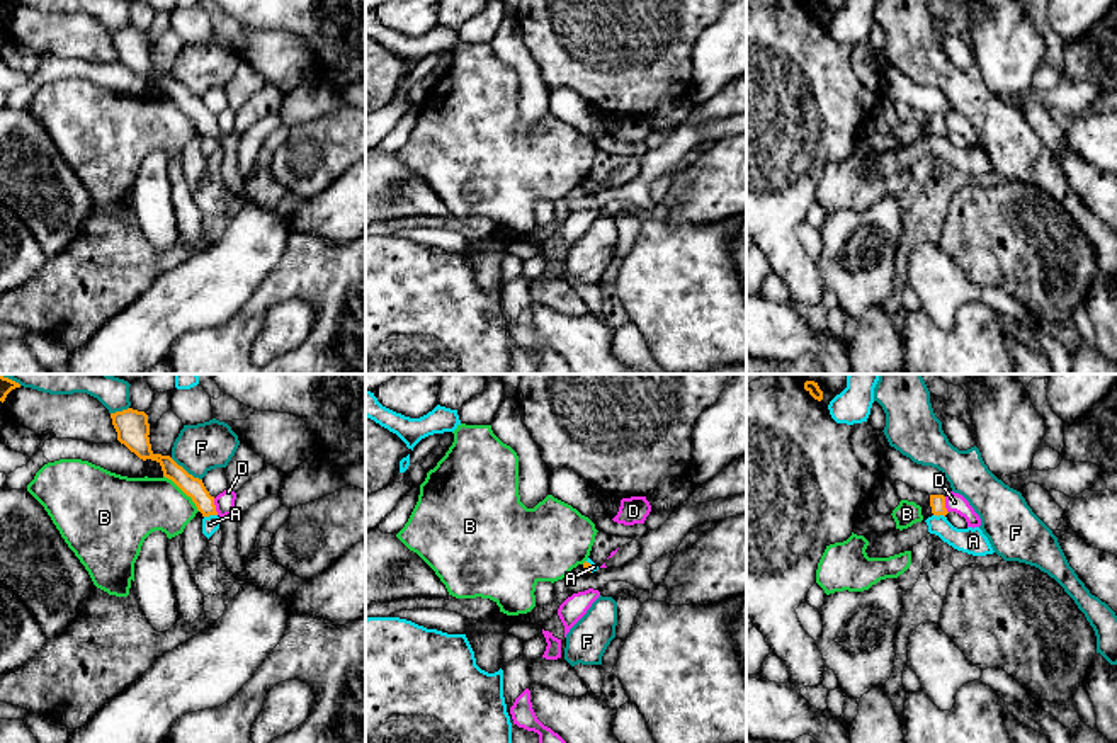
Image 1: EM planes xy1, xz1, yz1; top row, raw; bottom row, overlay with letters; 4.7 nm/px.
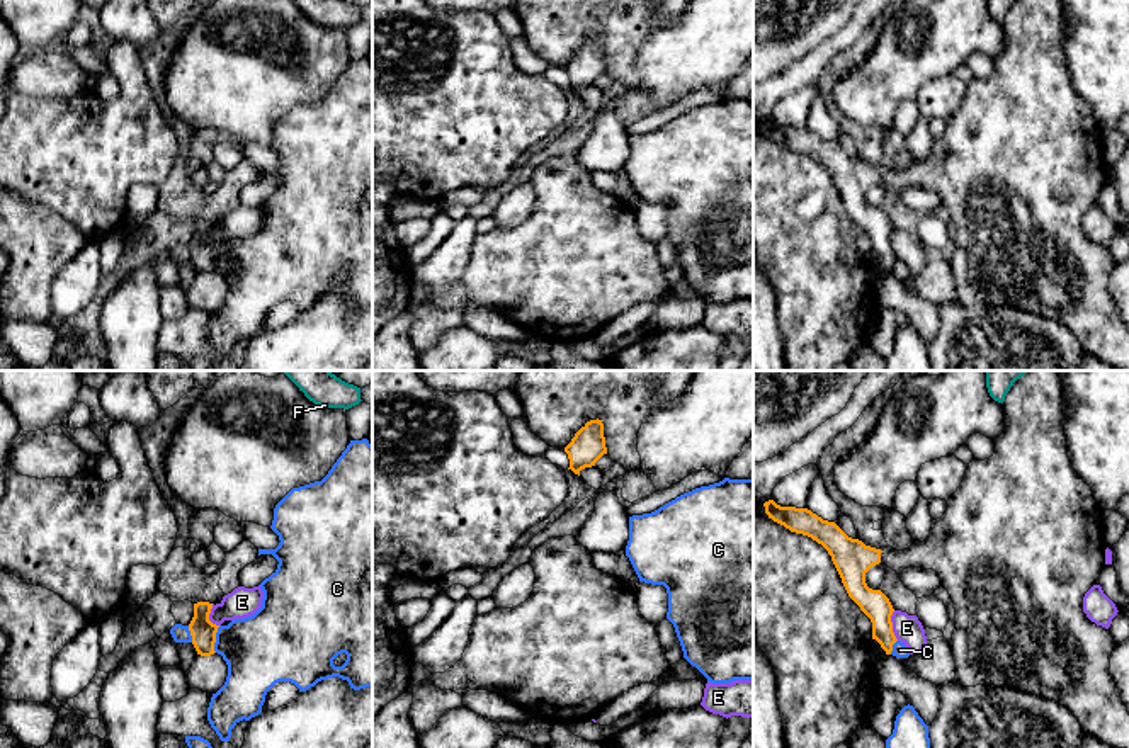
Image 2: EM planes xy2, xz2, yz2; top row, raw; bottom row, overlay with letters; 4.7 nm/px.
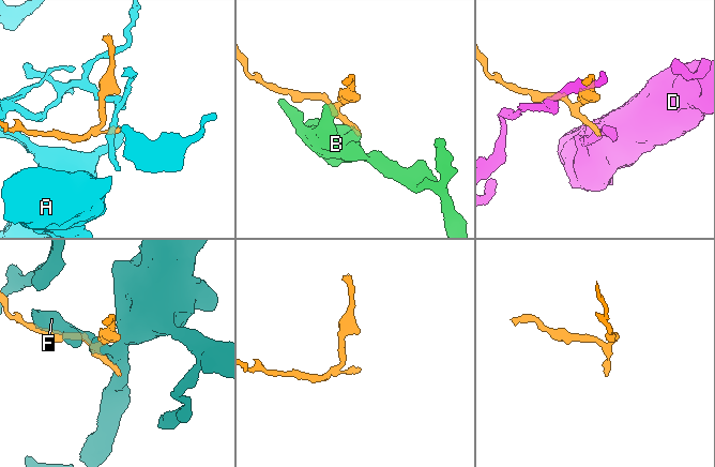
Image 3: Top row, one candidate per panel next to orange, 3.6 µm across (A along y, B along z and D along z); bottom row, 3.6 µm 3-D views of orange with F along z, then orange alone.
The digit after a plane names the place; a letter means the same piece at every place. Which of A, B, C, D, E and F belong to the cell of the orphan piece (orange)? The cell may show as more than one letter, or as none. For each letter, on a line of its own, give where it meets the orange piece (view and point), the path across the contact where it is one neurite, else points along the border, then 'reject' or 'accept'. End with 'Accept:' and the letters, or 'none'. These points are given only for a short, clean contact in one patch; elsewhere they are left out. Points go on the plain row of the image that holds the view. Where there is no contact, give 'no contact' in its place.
A: xy1 (209, 133) | along xy1 (216, 133), (204, 136) | reject
B: xy1 (184, 111) | along xy1 (164, 94), (199, 130) | reject
C: xy2 (215, 259) | along xy2 (220, 245), (215, 255), (215, 271) | reject
D: xy1 (215, 126) | reject
E: yz2 (891, 245) | along yz2 (893, 230), (893, 254), (898, 259) | reject
F: xy1 (184, 89) | reject
Accept: none

